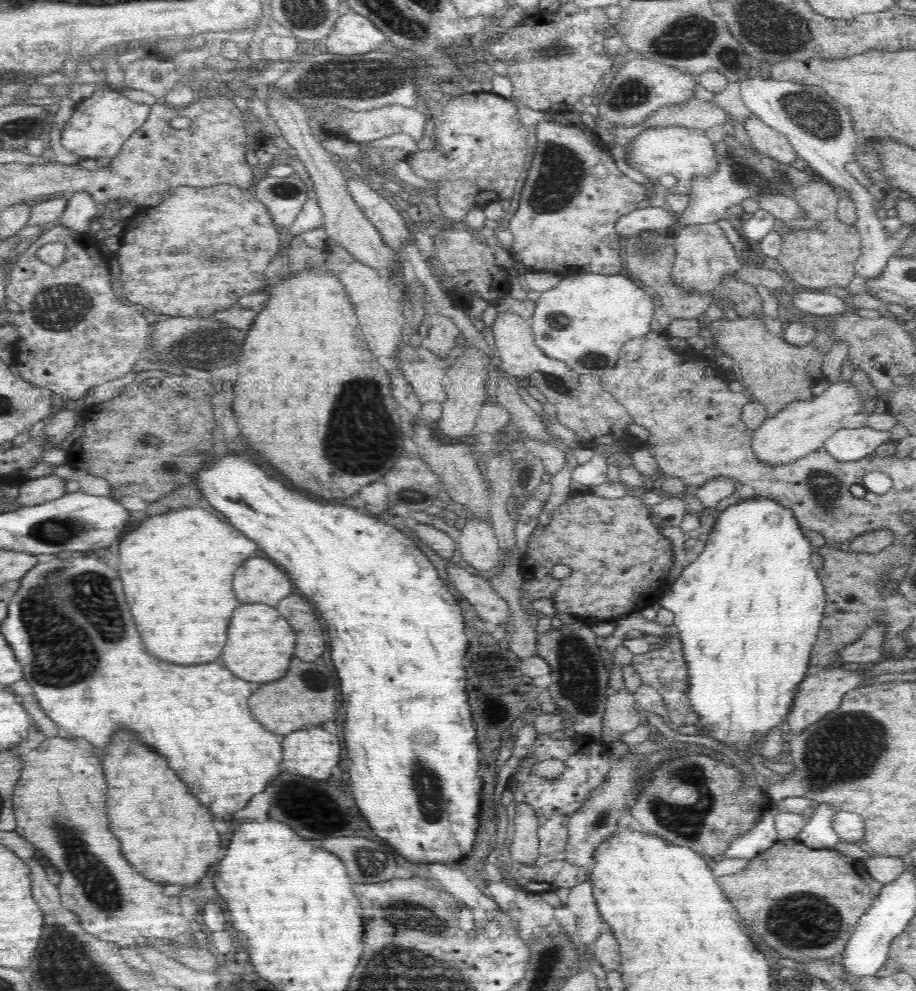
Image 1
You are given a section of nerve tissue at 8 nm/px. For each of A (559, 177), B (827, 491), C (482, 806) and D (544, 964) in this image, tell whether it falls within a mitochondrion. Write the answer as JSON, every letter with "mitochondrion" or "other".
{"A":"mitochondrion","B":"mitochondrion","C":"other","D":"mitochondrion"}

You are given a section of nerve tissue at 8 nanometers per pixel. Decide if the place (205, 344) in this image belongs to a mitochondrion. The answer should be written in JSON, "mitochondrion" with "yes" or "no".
{"mitochondrion":"yes"}

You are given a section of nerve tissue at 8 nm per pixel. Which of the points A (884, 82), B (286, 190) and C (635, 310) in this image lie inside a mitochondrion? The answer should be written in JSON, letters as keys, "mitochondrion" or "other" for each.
{"A":"other","B":"mitochondrion","C":"other"}

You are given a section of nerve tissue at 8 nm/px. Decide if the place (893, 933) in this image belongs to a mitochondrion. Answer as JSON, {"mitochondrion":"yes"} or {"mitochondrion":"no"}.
{"mitochondrion":"no"}

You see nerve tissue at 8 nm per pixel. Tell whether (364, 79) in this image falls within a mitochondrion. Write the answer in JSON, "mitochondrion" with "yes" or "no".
{"mitochondrion":"yes"}

